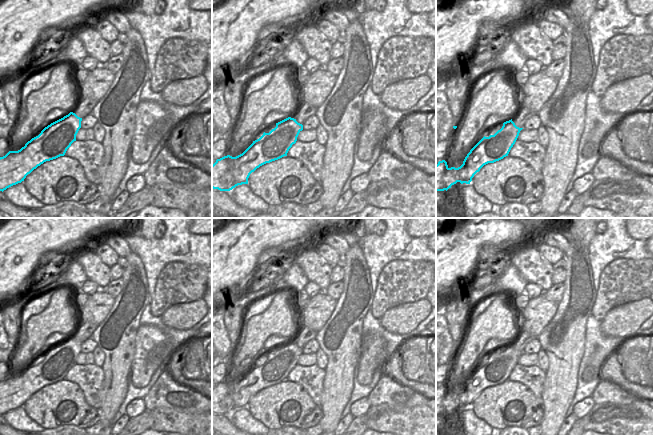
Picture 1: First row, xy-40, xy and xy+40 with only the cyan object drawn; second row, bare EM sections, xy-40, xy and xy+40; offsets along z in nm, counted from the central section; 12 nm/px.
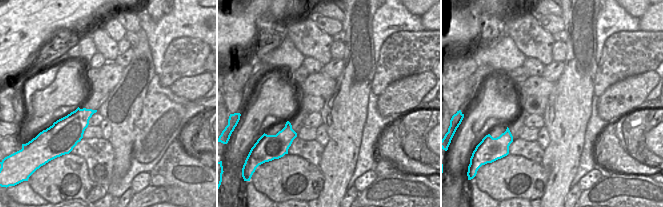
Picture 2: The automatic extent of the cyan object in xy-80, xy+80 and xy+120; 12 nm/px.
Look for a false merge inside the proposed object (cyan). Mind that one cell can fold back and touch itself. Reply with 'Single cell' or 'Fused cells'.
Fused cells.

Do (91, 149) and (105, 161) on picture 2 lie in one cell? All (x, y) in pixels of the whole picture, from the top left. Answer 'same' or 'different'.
same

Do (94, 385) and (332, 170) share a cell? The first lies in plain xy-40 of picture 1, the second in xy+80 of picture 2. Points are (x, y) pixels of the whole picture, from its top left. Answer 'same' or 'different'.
different

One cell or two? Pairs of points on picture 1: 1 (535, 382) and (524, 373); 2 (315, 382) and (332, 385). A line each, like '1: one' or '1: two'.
1: one
2: two

